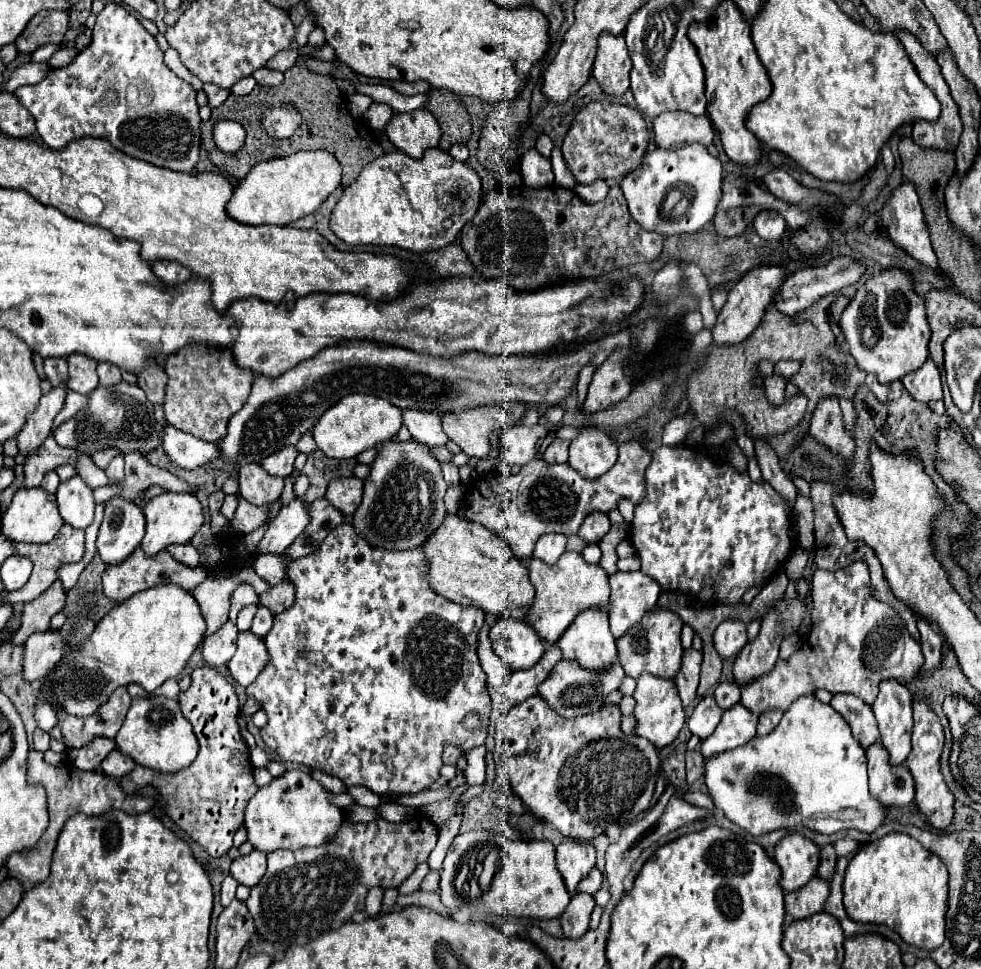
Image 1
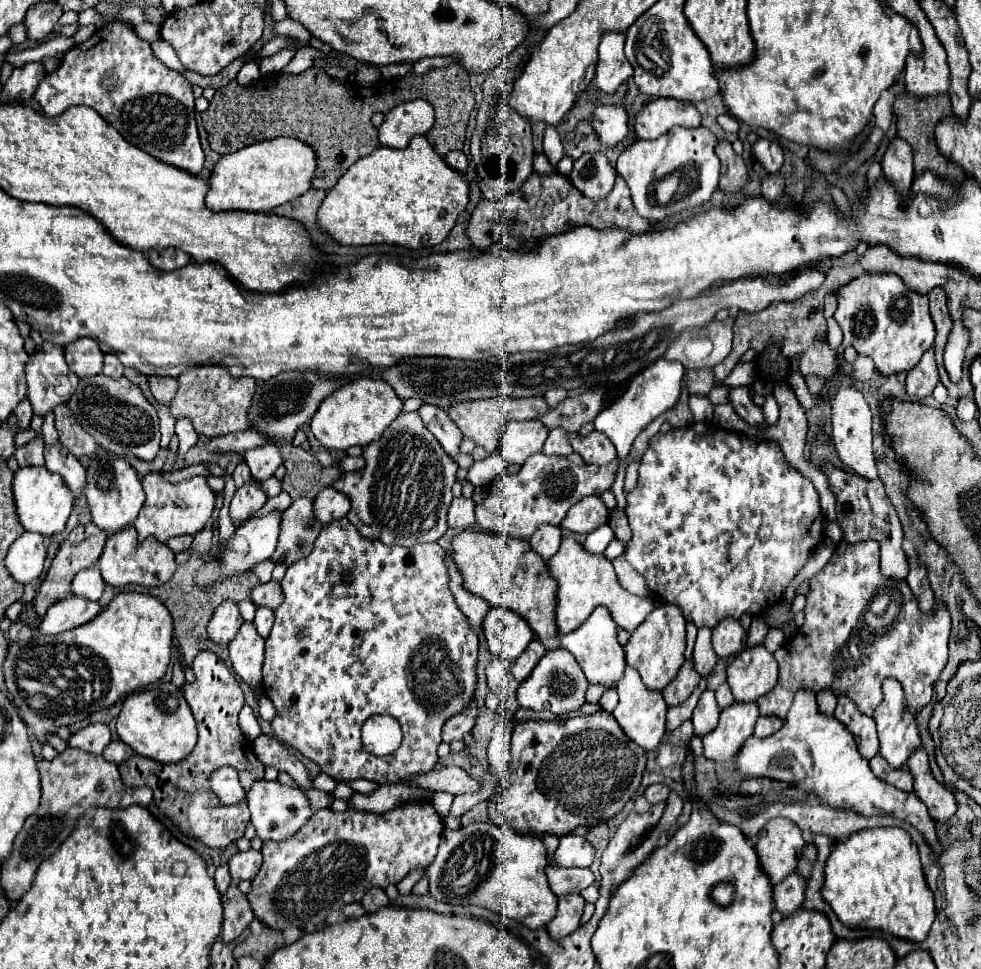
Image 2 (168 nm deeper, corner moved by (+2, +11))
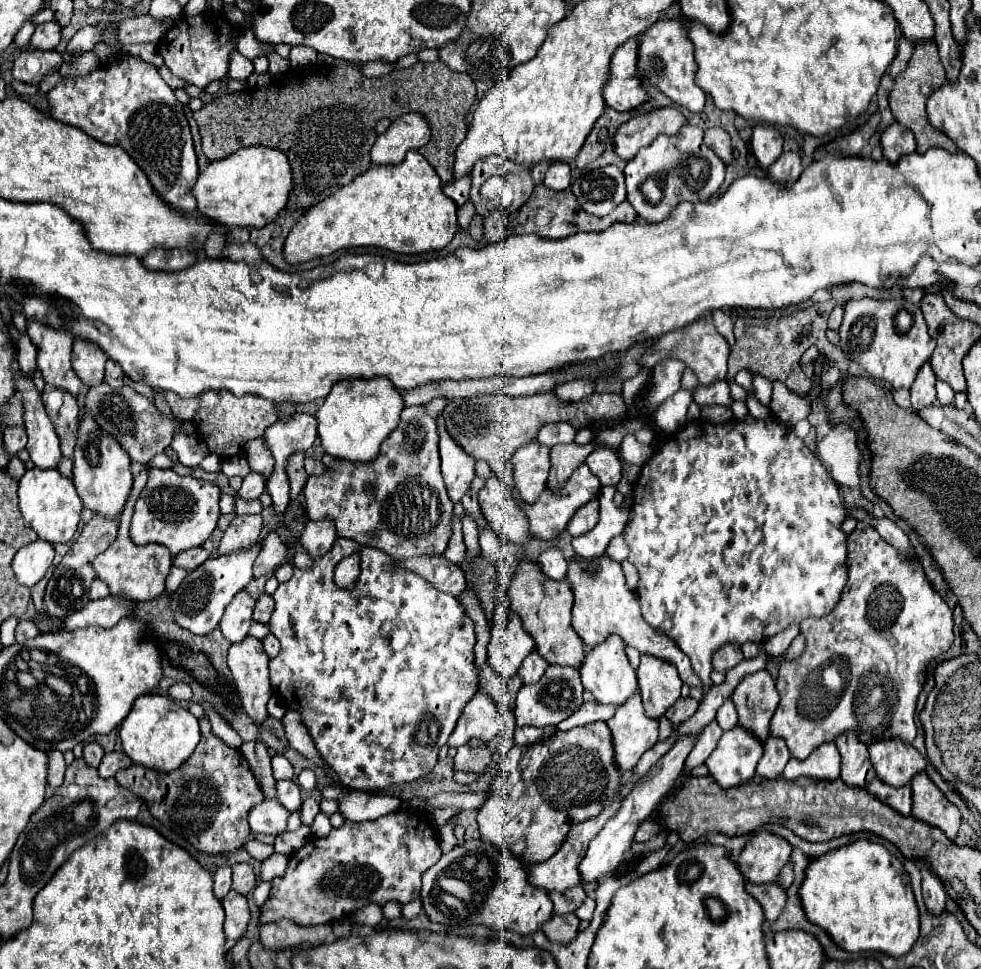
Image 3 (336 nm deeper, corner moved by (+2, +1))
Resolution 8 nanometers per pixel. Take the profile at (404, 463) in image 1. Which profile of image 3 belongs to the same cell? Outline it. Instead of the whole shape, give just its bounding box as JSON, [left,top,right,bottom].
[304,404,454,560]

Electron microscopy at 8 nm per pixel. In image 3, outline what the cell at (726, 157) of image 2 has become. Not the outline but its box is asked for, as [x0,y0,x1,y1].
[704,128,732,162]

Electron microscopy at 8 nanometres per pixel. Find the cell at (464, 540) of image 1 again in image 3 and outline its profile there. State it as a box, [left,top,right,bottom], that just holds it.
[508,560,586,668]

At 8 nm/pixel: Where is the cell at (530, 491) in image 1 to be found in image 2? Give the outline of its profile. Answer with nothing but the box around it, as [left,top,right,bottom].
[476,452,618,540]

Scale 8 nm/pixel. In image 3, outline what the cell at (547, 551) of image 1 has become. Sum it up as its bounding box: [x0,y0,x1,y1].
[538,548,568,580]

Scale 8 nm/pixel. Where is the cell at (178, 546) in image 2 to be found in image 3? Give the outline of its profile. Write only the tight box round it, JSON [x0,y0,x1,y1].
[174,546,210,572]

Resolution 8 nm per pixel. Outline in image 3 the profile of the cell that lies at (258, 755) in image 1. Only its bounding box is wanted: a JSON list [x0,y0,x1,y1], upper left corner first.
[272,754,294,780]

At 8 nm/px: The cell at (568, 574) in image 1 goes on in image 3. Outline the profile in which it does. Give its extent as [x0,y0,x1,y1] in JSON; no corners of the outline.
[566,556,704,688]

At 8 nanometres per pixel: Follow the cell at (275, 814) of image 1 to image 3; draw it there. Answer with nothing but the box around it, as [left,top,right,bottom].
[250,800,290,834]

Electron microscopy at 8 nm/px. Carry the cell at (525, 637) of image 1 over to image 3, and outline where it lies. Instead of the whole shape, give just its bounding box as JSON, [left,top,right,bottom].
[488,600,534,678]

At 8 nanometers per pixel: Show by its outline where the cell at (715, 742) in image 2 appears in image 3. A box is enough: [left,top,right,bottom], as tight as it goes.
[706,726,764,786]

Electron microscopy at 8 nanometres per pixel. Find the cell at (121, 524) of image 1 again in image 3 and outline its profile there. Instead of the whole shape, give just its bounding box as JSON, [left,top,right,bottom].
[72,394,132,518]

